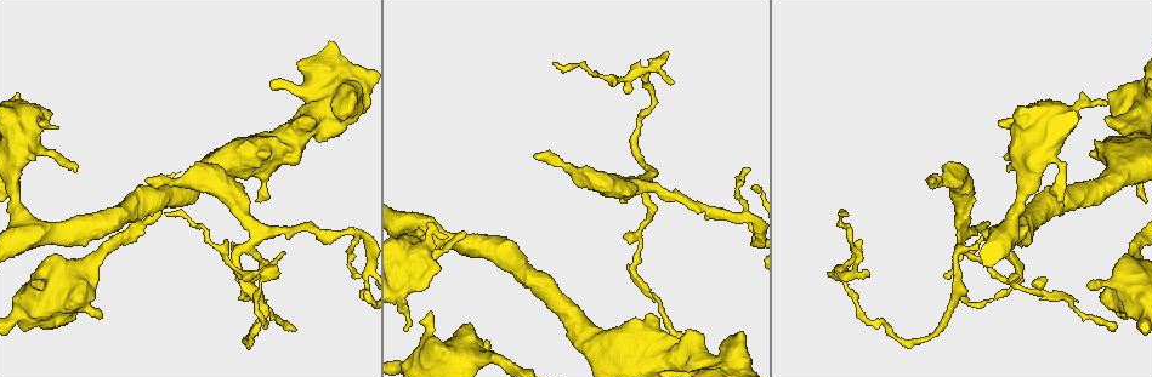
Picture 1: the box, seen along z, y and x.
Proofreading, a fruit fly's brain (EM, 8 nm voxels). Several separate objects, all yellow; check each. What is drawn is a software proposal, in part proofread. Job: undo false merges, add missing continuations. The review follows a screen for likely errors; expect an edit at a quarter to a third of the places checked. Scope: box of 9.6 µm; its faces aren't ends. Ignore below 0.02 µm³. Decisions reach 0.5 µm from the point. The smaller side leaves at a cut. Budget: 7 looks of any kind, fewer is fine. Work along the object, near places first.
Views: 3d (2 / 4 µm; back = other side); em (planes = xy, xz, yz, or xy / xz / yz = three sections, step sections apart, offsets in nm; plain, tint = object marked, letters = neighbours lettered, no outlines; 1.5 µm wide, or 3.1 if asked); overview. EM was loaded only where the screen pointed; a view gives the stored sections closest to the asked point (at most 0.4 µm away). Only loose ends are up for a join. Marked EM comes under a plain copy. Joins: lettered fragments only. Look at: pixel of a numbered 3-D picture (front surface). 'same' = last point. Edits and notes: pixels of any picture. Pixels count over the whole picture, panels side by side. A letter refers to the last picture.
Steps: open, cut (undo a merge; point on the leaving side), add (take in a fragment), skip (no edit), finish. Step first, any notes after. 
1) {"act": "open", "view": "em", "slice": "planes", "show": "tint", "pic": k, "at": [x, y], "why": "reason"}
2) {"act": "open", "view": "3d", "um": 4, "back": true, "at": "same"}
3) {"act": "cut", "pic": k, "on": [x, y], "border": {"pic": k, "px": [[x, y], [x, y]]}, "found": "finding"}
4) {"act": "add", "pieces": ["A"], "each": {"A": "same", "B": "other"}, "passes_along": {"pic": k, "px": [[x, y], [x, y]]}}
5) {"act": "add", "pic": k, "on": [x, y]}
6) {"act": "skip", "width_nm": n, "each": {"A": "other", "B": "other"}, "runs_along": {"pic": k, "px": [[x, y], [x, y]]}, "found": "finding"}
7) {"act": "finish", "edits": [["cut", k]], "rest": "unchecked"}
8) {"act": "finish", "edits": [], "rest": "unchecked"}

{"act": "open", "view": "3d", "um": 4, "pic": 1, "at": [647, 71], "why": "sharp bend"}

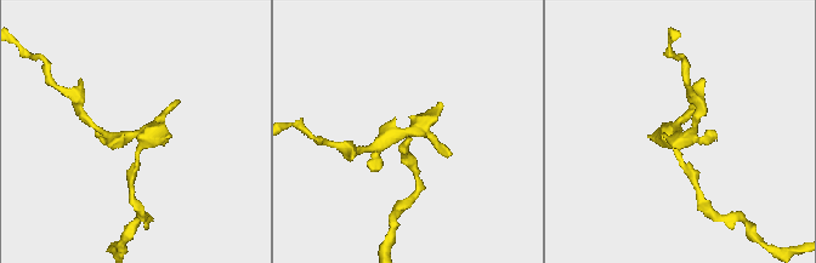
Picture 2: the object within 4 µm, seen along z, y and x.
{"act": "open", "view": "em", "slice": "planes", "show": "letters", "pic": 2, "at": [408, 133]}

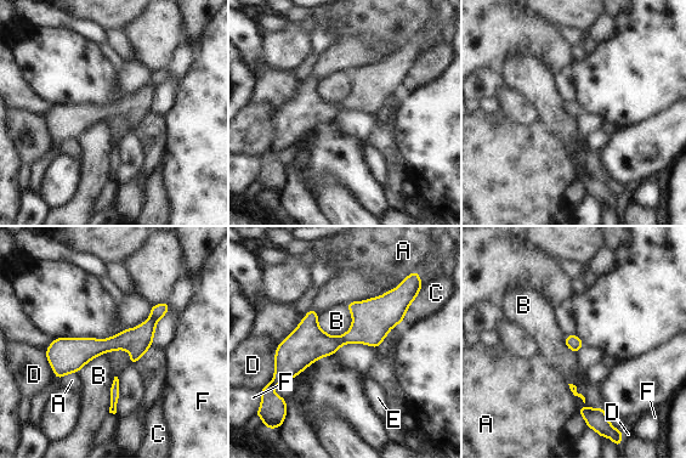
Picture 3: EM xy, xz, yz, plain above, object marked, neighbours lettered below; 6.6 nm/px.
{"act": "skip", "each": {"A": "other", "B": "other", "C": "other", "D": "other", "E": "other", "F": "other"}, "border": {"pic": 3, "px": [[317, 314], [333, 335], [352, 323]]}, "found": "continuous, no second neuron"}

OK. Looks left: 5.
{"act": "open", "view": "3d", "um": 4, "back": true, "pic": 1, "at": [464, 231], "why": "free end"}

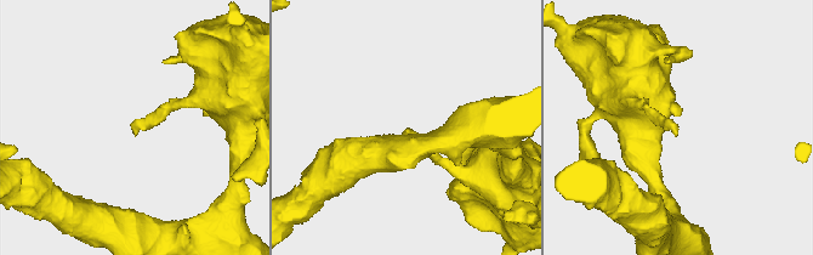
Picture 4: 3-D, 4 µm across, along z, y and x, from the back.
{"act": "open", "view": "em", "slice": "planes", "show": "letters", "pic": 4, "at": [410, 131]}

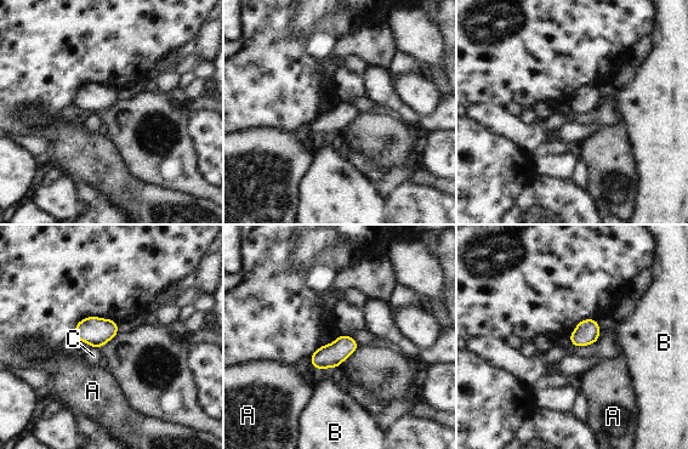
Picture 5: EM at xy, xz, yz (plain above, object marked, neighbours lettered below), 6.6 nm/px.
{"act": "skip", "each": {"A": "other", "B": "other", "C": "other"}, "border": {"pic": 5, "px": [[92, 347], [98, 348]]}, "found": "no lettered fragment goes on from it"}

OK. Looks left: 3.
{"act": "open", "view": "em", "slice": "planes", "show": "letters", "pic": 1, "at": [404, 331], "why": "an open end"}

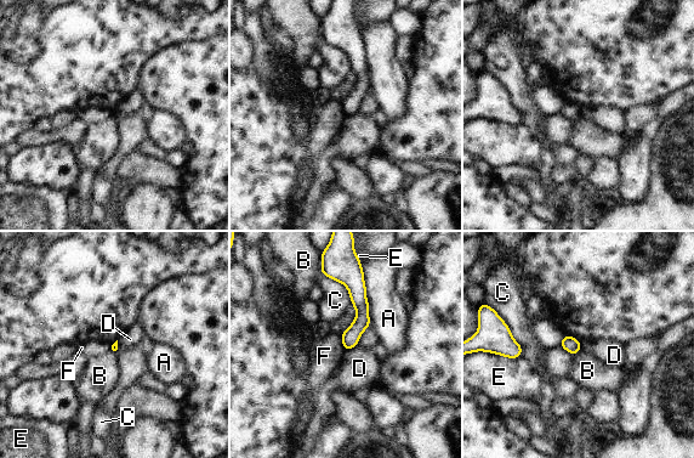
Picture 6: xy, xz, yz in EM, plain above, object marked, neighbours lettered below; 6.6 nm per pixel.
{"act": "skip", "each": {"A": "other", "B": "other", "C": "other", "D": "other", "E": "other", "F": "other"}, "border": {"pic": 6, "px": [[339, 335], [345, 349]]}, "found": "no lettered fragment goes on from it"}

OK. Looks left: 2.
{"act": "finish", "edits": [], "rest": "unchecked"}

